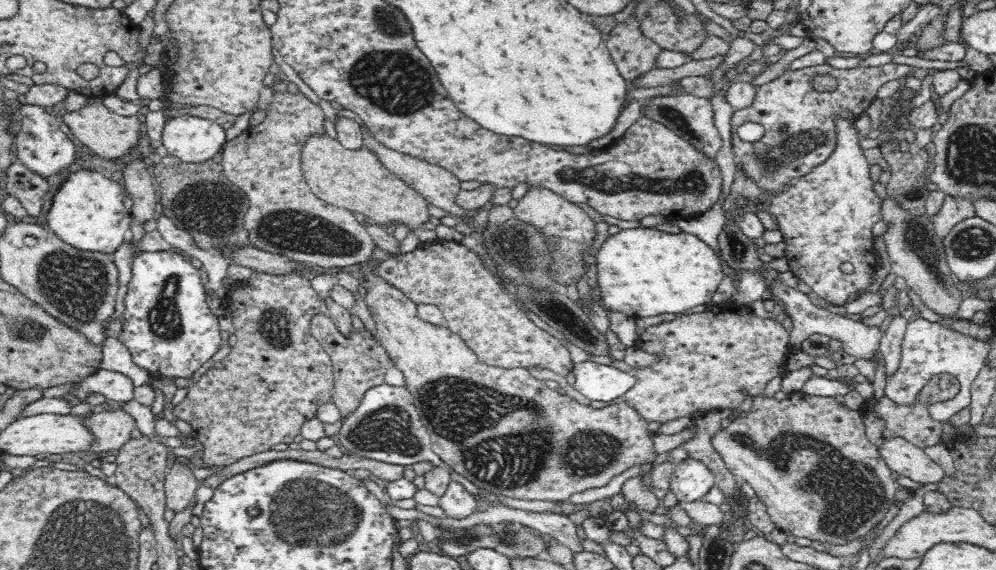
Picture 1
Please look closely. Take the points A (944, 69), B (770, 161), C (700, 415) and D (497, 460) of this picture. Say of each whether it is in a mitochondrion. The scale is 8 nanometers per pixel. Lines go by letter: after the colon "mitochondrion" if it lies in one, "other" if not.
A: other
B: mitochondrion
C: other
D: mitochondrion

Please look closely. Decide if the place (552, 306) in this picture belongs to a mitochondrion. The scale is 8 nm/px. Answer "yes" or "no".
yes

